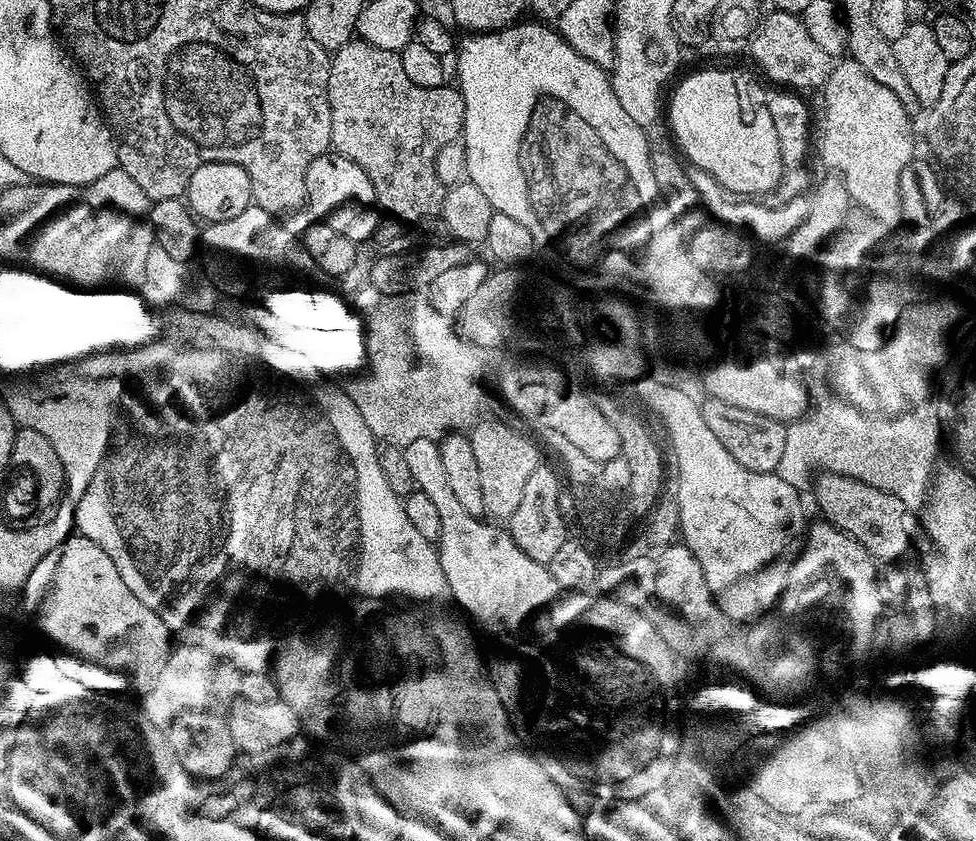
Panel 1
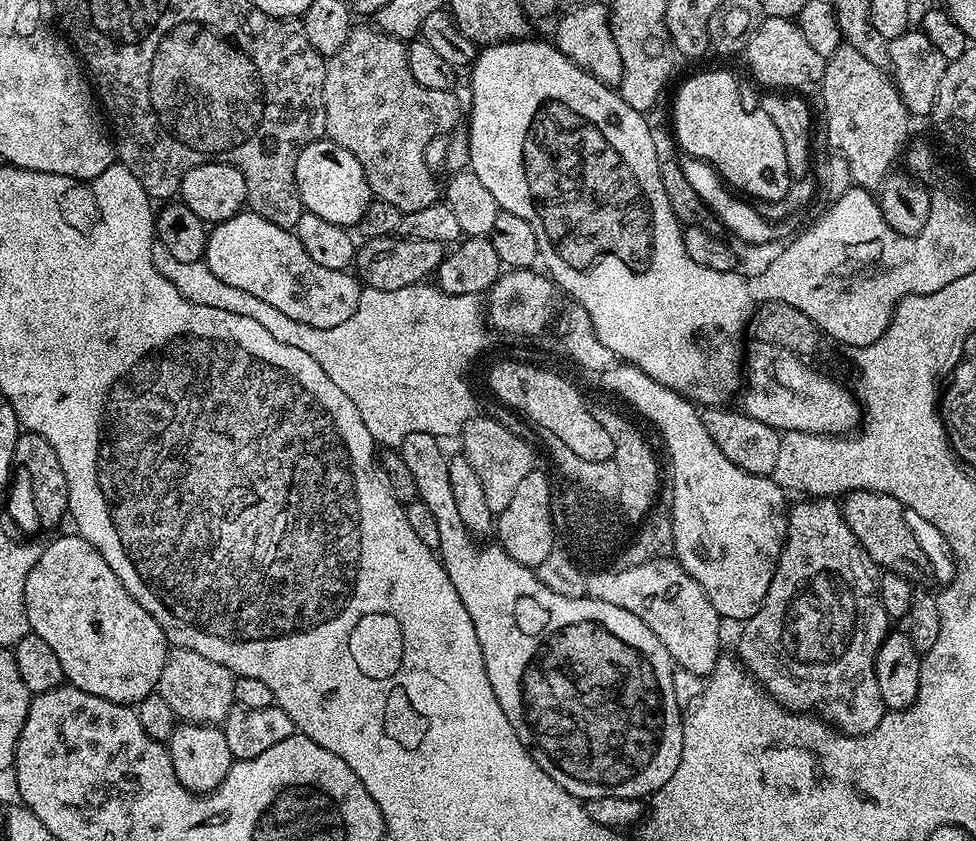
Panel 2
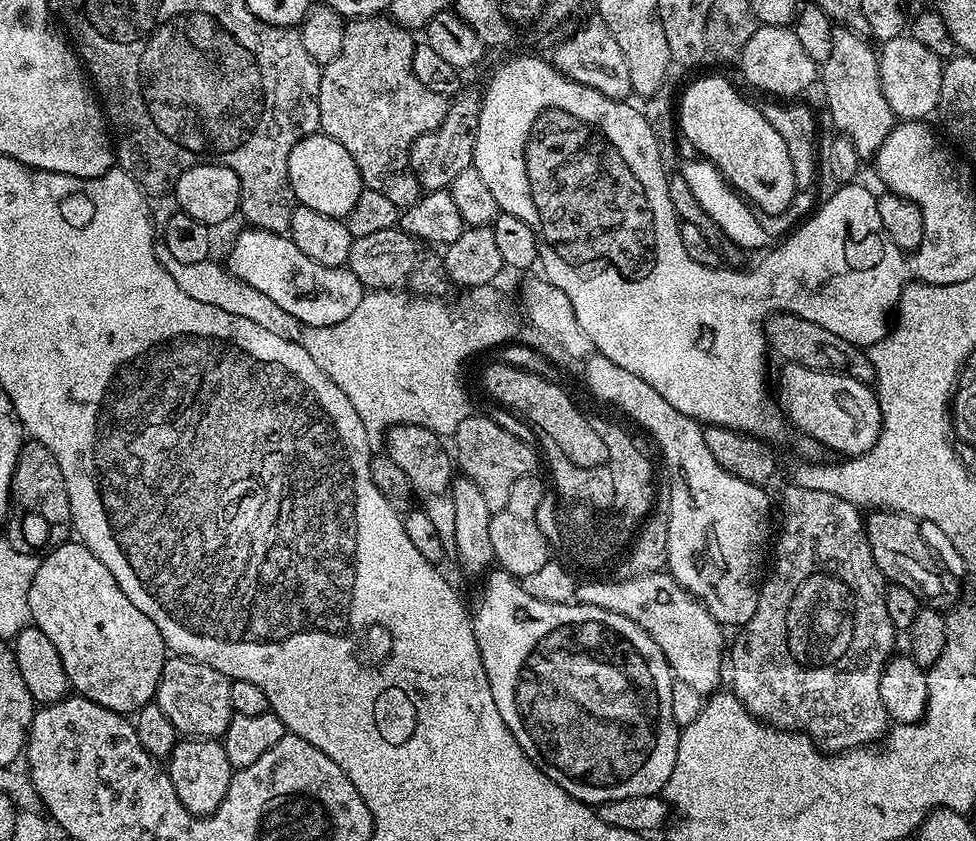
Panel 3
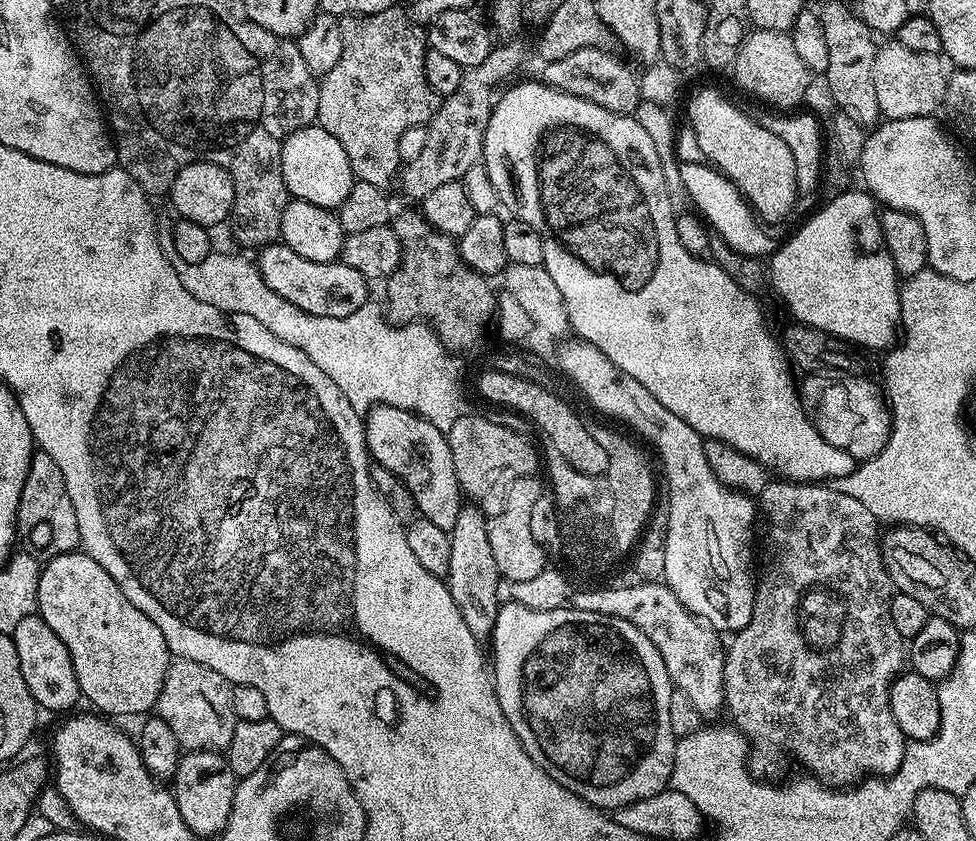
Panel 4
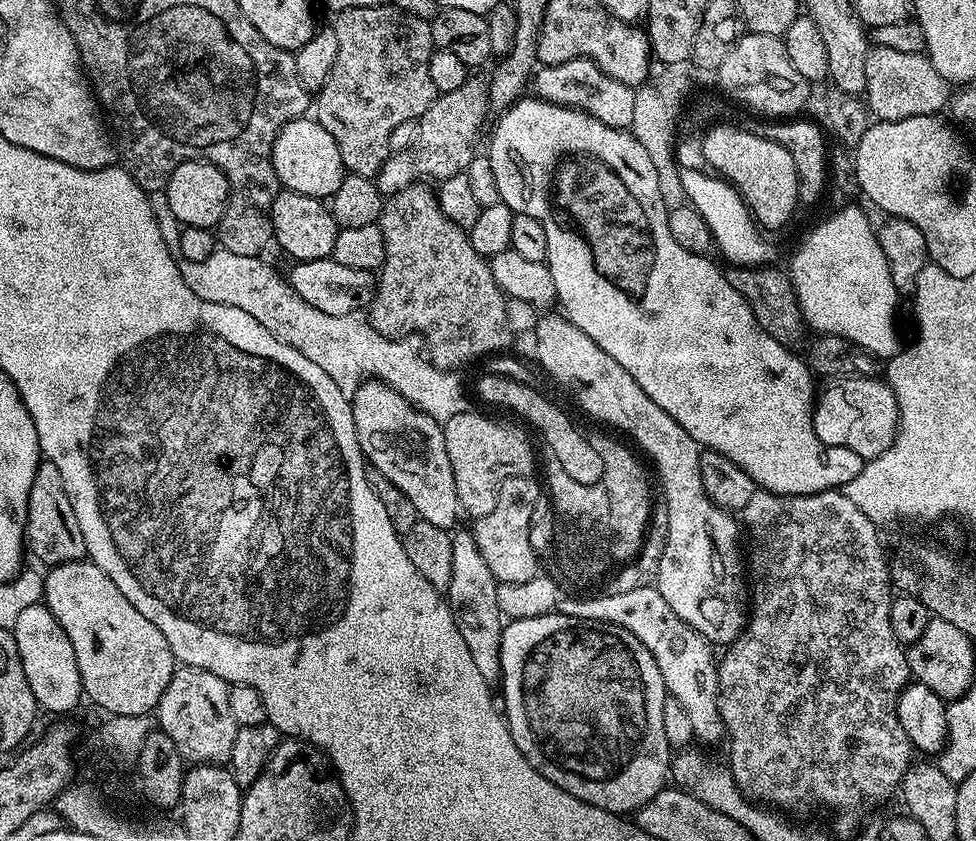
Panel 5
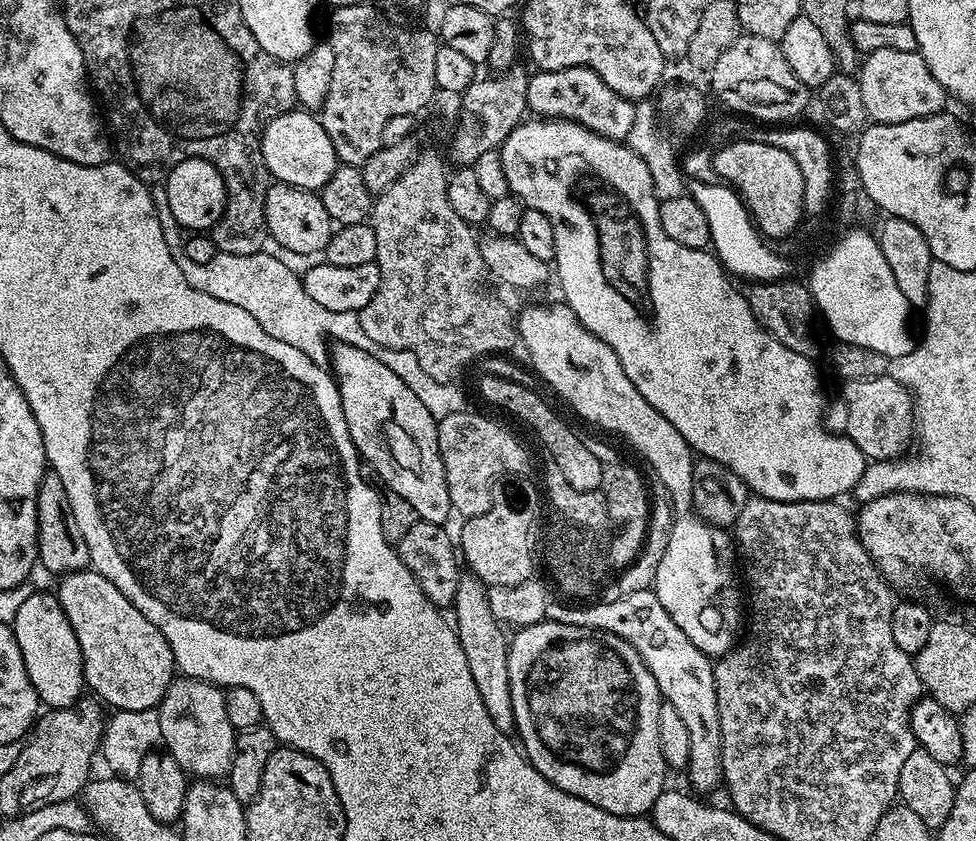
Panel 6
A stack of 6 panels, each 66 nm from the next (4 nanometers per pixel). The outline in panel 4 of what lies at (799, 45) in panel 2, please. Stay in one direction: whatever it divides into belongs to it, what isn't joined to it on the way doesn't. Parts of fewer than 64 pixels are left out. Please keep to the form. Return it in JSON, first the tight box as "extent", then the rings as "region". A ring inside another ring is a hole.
{"extent":[730,28,810,110],"region":[[[761,28],[749,31],[744,37],[730,72],[731,75],[736,75],[737,82],[750,95],[757,96],[758,99],[768,103],[765,105],[775,106],[780,110],[795,109],[797,107],[795,104],[808,92],[808,79],[810,79],[808,67],[804,65],[802,58],[798,58],[792,37],[786,32]]]}

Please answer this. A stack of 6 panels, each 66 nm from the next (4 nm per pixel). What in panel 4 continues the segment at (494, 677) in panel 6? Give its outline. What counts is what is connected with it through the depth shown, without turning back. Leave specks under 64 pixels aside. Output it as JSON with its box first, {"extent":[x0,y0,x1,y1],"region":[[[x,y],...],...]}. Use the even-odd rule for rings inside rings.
{"extent":[446,502,502,642],"region":[[[468,502],[457,511],[454,526],[448,533],[450,538],[450,570],[446,583],[450,590],[450,598],[454,598],[454,606],[462,614],[462,622],[470,628],[470,634],[476,641],[484,642],[491,637],[494,622],[502,603],[502,577],[498,570],[498,562],[494,562],[494,553],[490,550],[488,534],[489,517],[481,508]]]}

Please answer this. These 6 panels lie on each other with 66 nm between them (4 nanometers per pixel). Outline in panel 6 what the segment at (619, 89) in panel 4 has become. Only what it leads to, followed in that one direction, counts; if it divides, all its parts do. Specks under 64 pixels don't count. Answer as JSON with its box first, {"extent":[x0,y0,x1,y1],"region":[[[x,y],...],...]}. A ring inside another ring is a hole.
{"extent":[528,68,636,141],"region":[[[567,68],[549,72],[533,71],[528,77],[528,112],[540,118],[575,120],[594,134],[623,141],[634,123],[636,105],[622,98],[589,68]]]}

